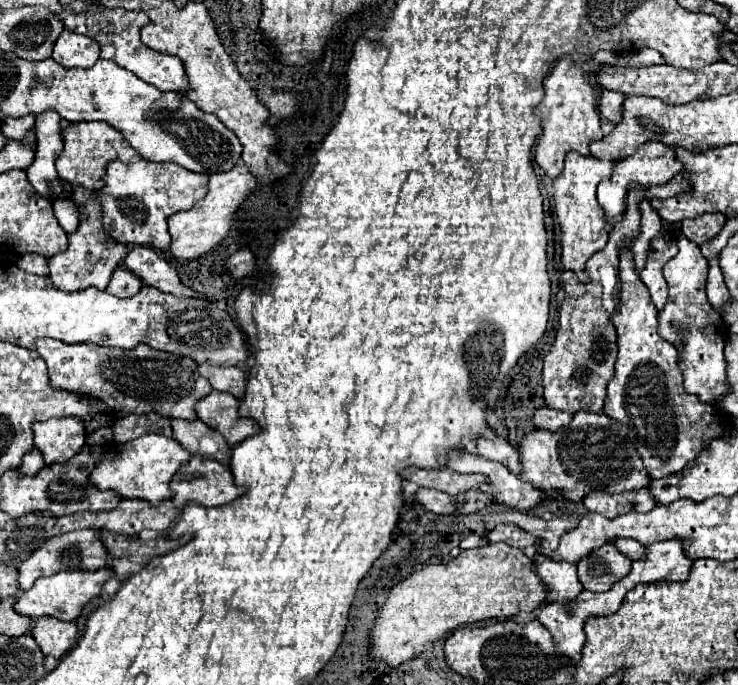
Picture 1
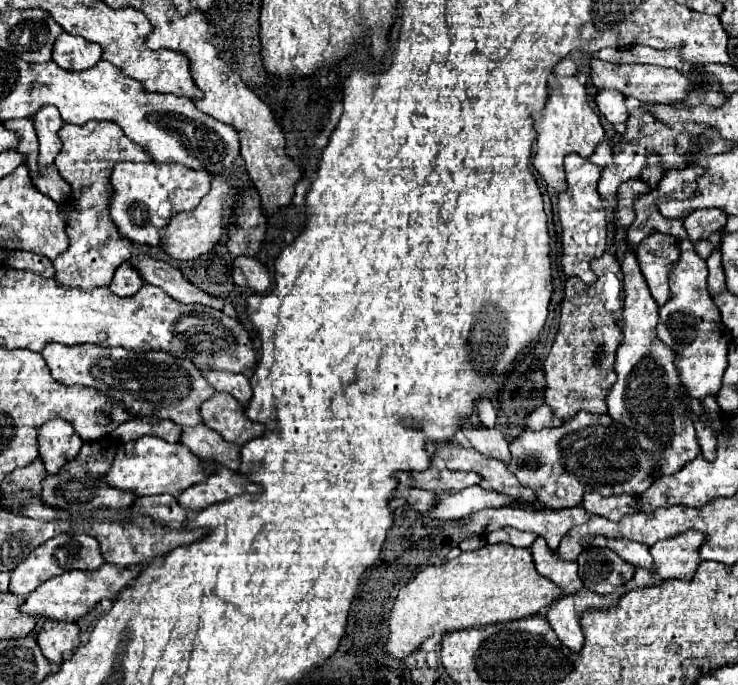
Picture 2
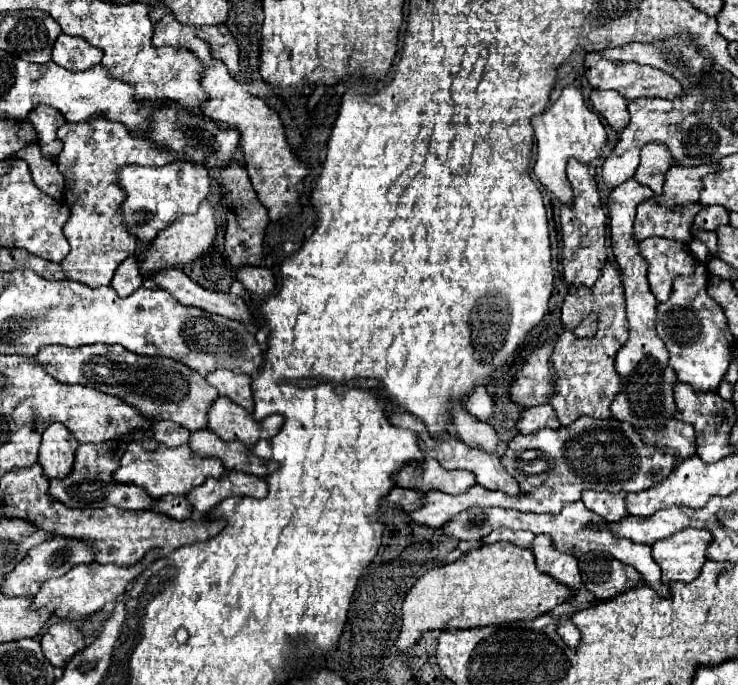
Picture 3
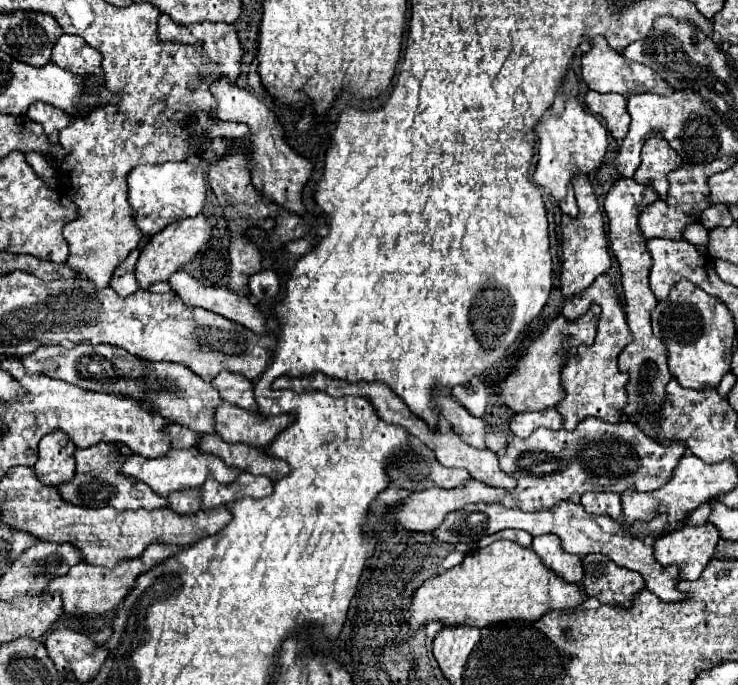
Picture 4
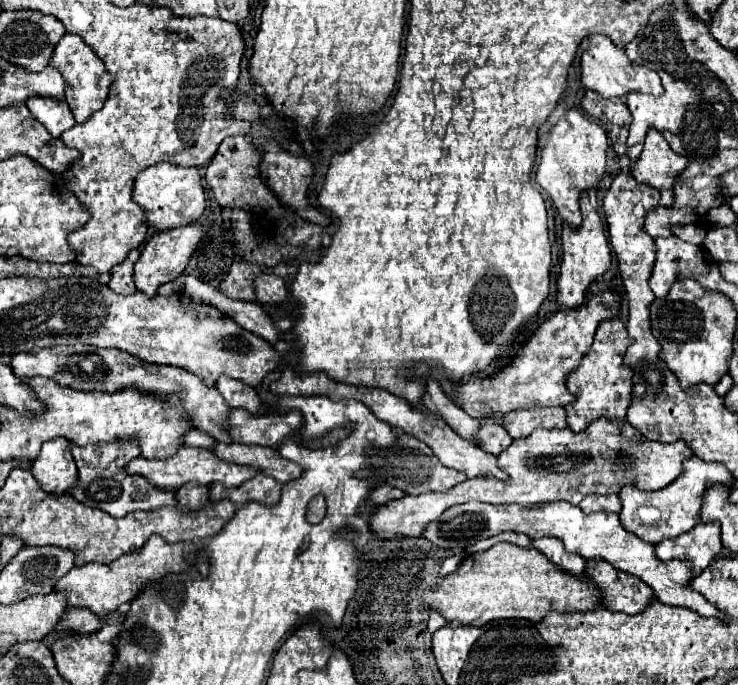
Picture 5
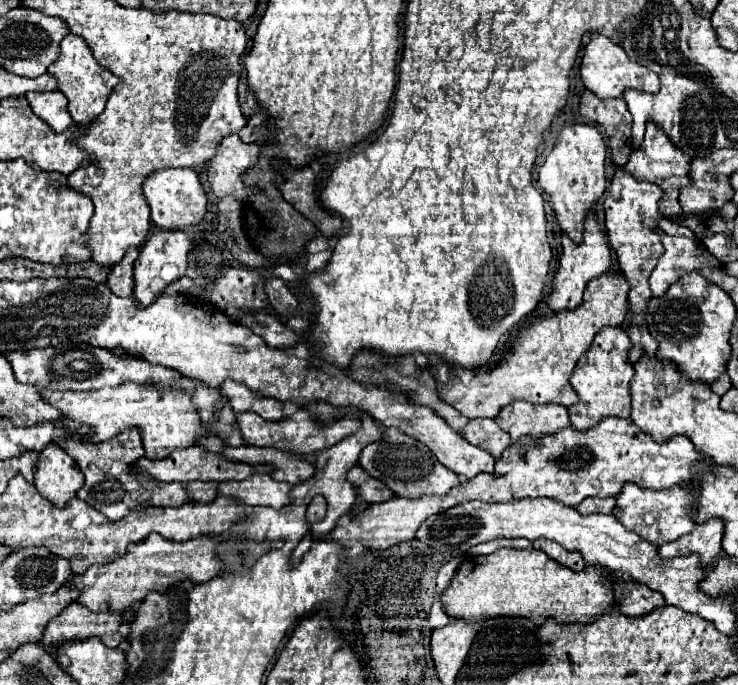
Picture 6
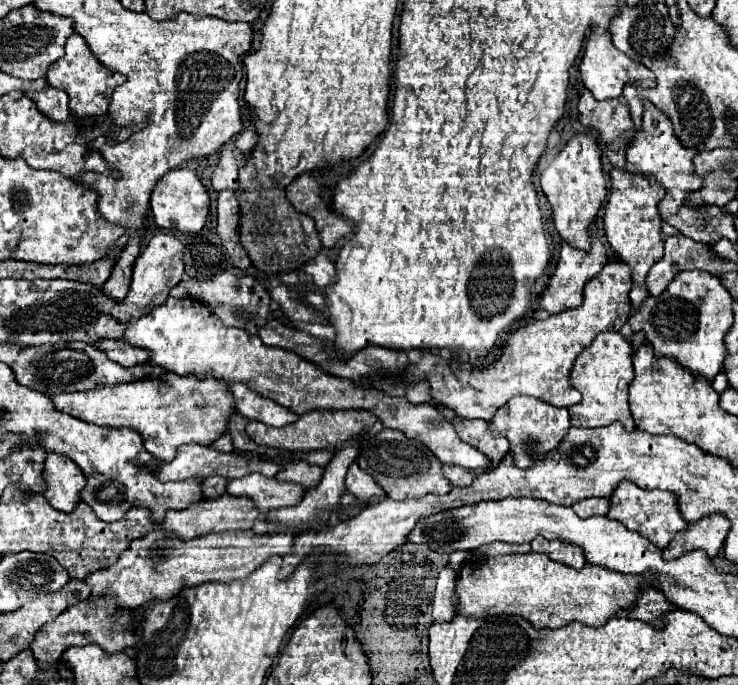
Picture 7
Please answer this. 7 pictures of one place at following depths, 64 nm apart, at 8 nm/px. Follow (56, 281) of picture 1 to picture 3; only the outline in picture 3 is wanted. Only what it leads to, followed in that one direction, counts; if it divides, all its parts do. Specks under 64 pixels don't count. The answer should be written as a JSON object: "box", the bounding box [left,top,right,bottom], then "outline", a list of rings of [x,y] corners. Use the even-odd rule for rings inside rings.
{"box":[56,120,172,288],"outline":[[[88,120],[84,124],[66,122],[58,130],[58,138],[64,148],[56,164],[66,182],[66,200],[70,206],[70,218],[64,224],[70,252],[60,262],[62,272],[68,280],[76,280],[90,288],[110,286],[114,270],[136,250],[136,238],[124,230],[124,222],[118,214],[124,194],[116,184],[116,168],[122,164],[160,166],[172,162],[172,156],[156,152],[156,148],[140,136],[128,136],[128,130],[112,120]]]}

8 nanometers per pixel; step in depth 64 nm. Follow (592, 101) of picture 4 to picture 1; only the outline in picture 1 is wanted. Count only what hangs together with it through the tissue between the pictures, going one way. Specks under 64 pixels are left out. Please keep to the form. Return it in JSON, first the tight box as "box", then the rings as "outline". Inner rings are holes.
{"box":[600,90,626,124],"outline":[[[604,90],[602,96],[600,96],[600,114],[604,118],[608,118],[612,124],[618,124],[620,122],[620,110],[622,110],[622,104],[624,104],[626,96],[620,94],[620,92],[612,92],[612,90]]]}

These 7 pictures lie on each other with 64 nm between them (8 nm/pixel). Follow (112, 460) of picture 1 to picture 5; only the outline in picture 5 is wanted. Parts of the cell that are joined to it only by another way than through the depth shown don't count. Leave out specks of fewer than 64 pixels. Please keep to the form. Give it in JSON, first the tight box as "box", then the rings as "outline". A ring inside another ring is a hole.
{"box":[126,446,258,492],"outline":[[[182,446],[174,456],[166,458],[166,460],[146,460],[142,456],[130,460],[130,464],[126,466],[128,474],[138,474],[144,476],[148,482],[152,482],[156,488],[172,492],[188,482],[198,482],[198,484],[212,484],[212,482],[222,482],[224,486],[236,486],[242,484],[244,480],[252,478],[258,470],[252,470],[248,466],[238,466],[238,464],[228,464],[224,460],[220,460],[214,452],[206,450],[206,448],[186,448]]]}

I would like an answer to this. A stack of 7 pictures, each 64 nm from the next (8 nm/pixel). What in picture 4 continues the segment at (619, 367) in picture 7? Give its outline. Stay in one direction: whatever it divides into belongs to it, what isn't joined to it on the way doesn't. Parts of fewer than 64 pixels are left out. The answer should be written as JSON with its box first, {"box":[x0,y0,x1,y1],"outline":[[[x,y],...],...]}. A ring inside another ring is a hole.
{"box":[556,274,632,430],"outline":[[[608,274],[598,276],[598,280],[590,288],[586,288],[580,296],[574,294],[572,298],[568,298],[564,302],[562,314],[566,316],[566,320],[578,320],[582,314],[588,312],[592,304],[598,304],[602,308],[602,320],[598,326],[596,342],[592,346],[580,344],[576,352],[568,352],[568,356],[564,356],[564,364],[560,372],[564,398],[556,406],[556,410],[562,414],[566,430],[576,428],[576,424],[588,416],[594,416],[606,422],[620,422],[622,420],[620,410],[626,404],[628,374],[618,372],[618,354],[624,350],[626,344],[630,344],[632,338],[630,338],[630,328],[626,324],[622,304],[618,300],[614,280]]]}

